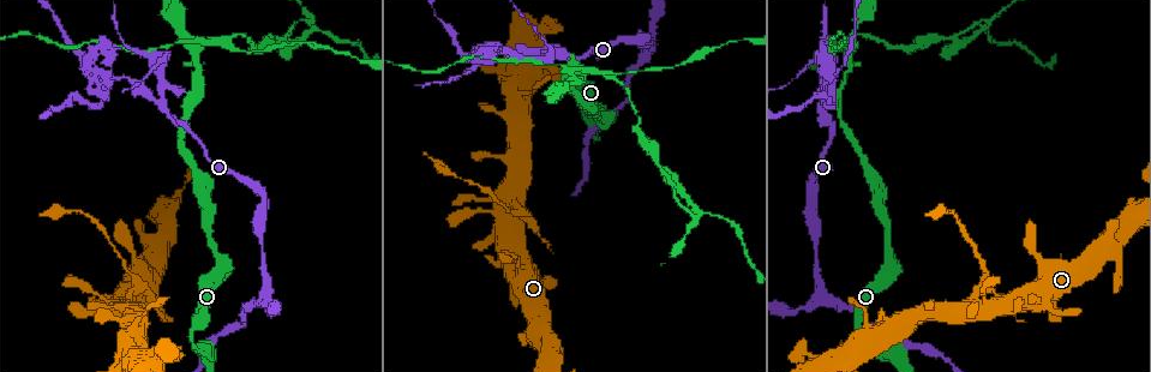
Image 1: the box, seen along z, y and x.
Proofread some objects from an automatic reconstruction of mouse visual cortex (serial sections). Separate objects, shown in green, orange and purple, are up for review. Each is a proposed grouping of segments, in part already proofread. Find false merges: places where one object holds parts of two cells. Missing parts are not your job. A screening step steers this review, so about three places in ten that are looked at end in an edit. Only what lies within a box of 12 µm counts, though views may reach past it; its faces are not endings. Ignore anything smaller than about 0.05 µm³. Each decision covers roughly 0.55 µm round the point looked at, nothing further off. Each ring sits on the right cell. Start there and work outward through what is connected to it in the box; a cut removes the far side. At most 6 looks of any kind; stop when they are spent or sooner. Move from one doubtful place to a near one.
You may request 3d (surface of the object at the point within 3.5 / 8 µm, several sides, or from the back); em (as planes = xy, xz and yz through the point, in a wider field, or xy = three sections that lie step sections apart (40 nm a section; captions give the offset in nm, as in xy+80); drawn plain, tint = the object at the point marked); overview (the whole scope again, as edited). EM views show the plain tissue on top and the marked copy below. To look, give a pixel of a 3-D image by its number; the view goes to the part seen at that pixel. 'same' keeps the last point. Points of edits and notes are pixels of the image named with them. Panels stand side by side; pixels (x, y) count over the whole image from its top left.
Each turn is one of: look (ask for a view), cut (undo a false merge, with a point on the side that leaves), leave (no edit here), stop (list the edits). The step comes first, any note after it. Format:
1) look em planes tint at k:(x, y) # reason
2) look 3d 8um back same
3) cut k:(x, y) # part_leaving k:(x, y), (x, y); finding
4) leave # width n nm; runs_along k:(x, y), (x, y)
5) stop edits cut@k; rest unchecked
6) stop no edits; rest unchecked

look 3d 3.5um at 1:(164, 107) # side arm on a straight run

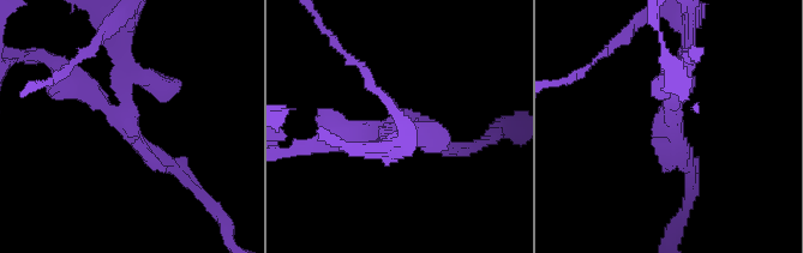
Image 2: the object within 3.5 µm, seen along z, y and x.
look em xy step 2 tint at 2:(671, 129) # arms 3; arm_widths 150, 200, 250 nm

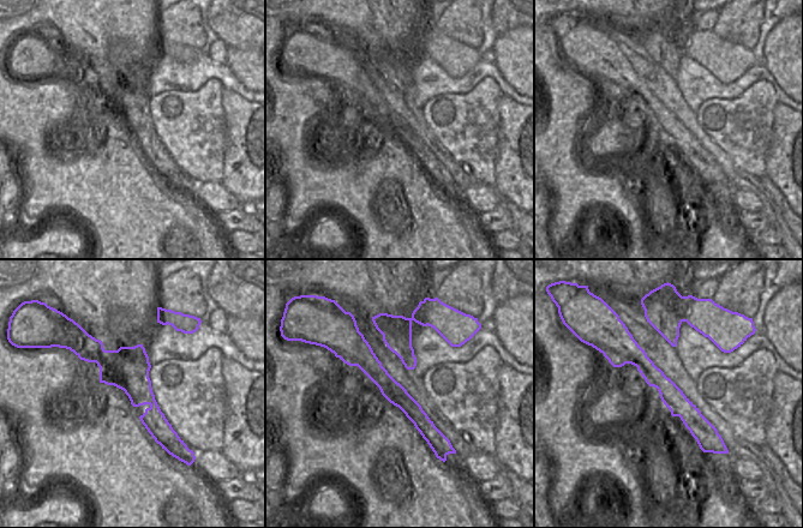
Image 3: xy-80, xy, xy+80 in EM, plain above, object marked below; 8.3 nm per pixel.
cut 2:(157, 92) # part_leaving 2:(127, 124), (131, 106), (120, 25); two cells meet here

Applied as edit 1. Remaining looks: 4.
look 3d 3.5um back at 1:(187, 41) # abrupt turn

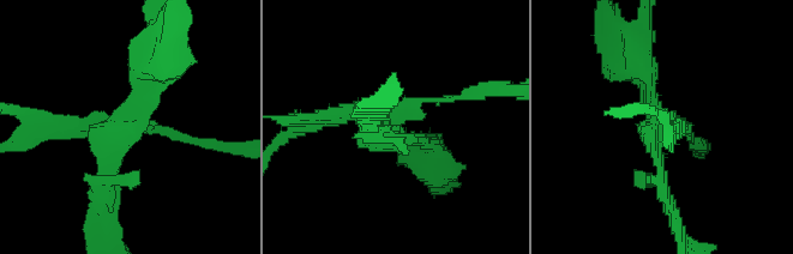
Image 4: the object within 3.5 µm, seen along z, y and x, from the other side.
look em planes tint at 4:(125, 118) # arms 4; arm_widths 100, 200, 200, 200 nm

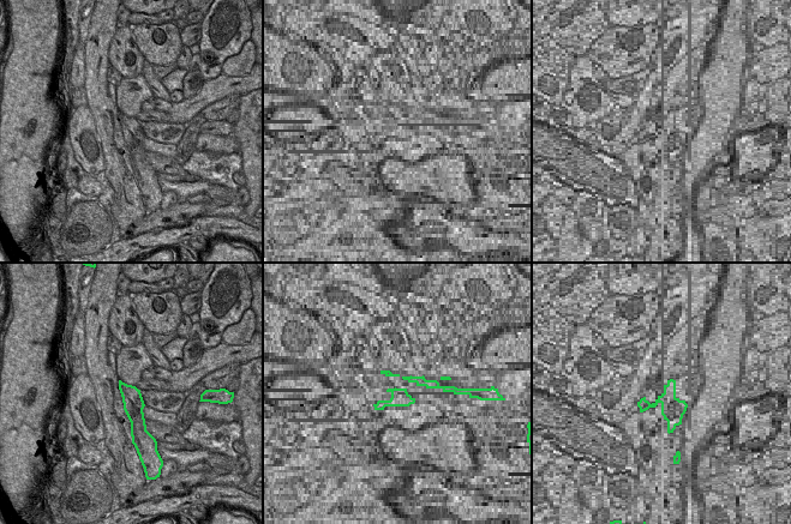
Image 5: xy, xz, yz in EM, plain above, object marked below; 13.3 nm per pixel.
cut 4:(166, 129) # a second cell is stuck on

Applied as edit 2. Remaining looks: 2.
stop edits cut@2, cut@4; rest unchecked

